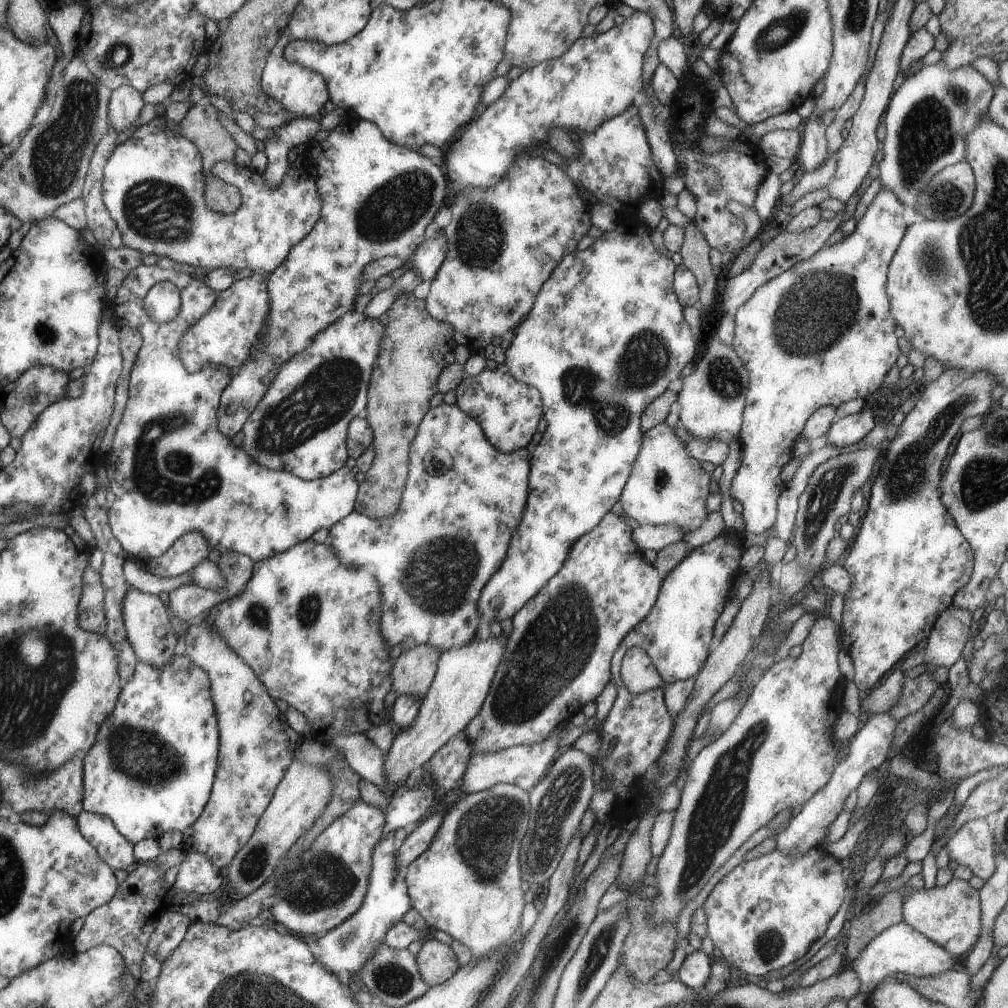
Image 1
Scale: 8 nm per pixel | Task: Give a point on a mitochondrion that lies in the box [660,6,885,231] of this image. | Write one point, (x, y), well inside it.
(776, 35)

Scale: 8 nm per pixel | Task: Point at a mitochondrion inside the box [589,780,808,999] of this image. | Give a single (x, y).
(769, 945)

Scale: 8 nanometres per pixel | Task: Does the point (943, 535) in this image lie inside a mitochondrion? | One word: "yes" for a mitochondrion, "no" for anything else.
no

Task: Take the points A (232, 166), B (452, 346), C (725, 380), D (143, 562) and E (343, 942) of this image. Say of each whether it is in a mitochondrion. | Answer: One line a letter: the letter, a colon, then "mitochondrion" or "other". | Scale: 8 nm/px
A: other
B: other
C: mitochondrion
D: other
E: mitochondrion

